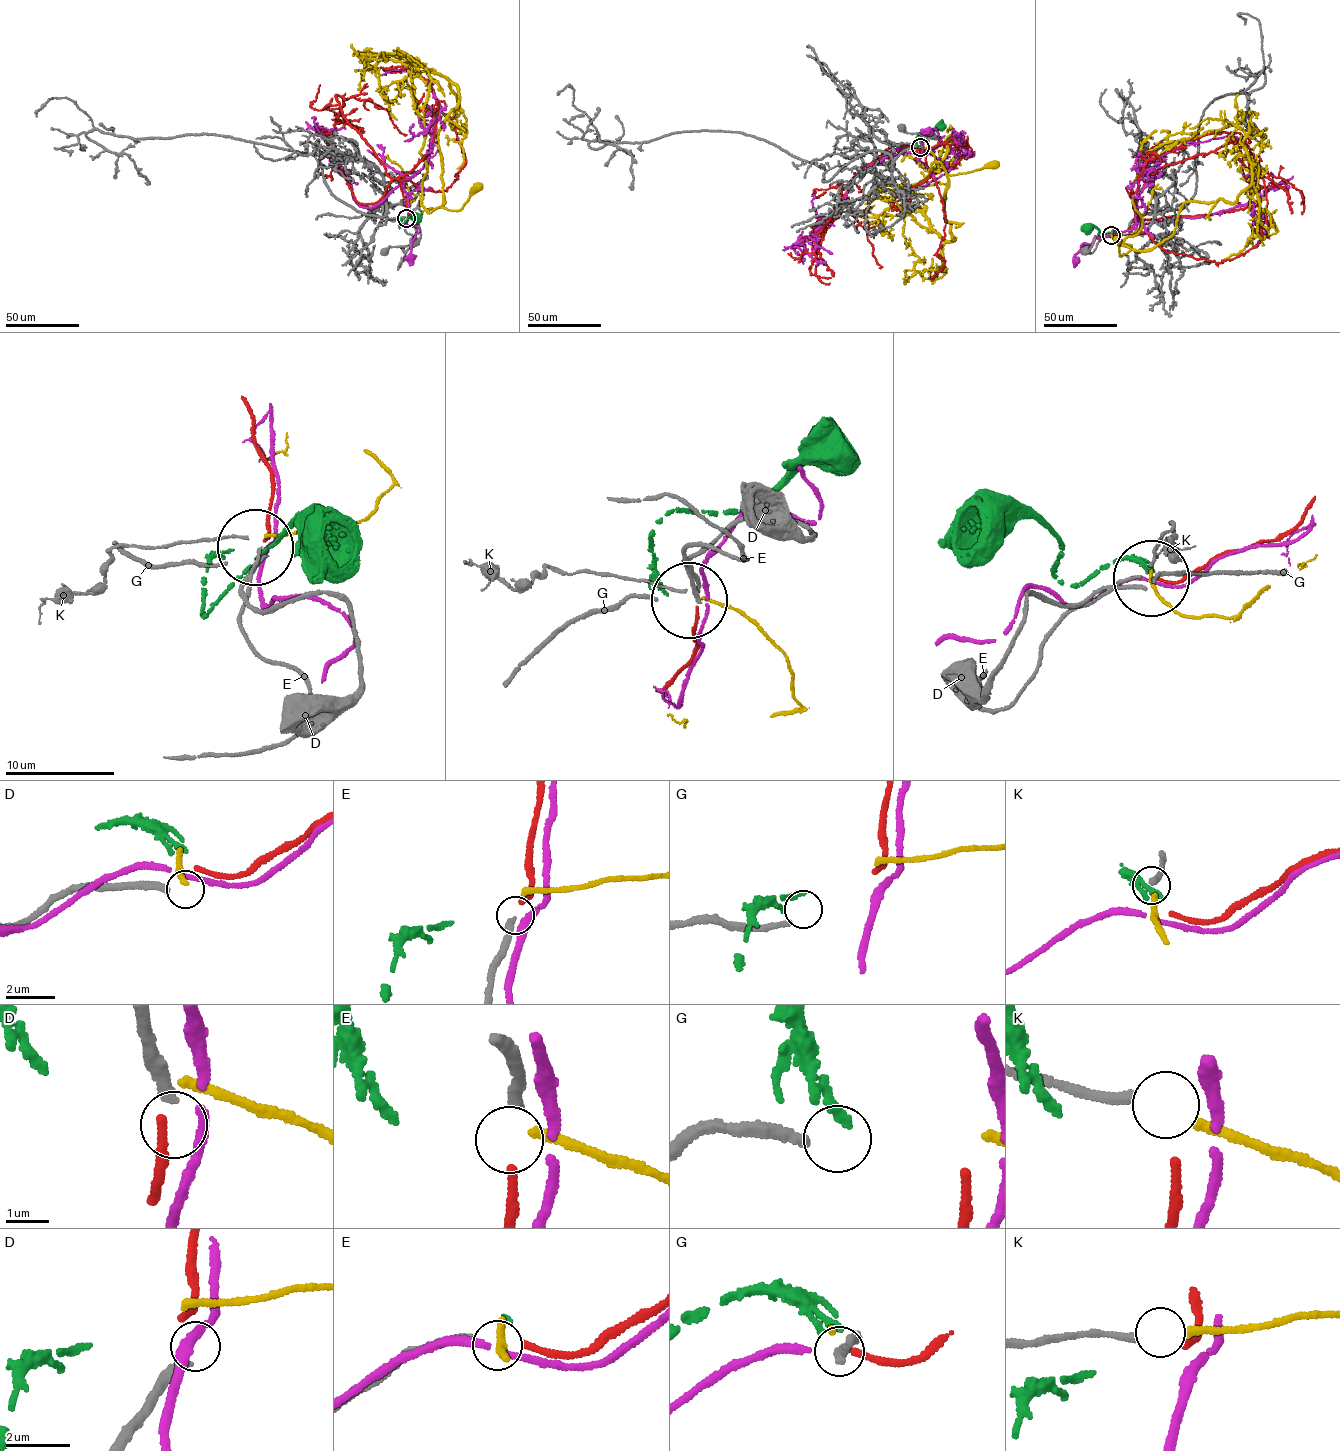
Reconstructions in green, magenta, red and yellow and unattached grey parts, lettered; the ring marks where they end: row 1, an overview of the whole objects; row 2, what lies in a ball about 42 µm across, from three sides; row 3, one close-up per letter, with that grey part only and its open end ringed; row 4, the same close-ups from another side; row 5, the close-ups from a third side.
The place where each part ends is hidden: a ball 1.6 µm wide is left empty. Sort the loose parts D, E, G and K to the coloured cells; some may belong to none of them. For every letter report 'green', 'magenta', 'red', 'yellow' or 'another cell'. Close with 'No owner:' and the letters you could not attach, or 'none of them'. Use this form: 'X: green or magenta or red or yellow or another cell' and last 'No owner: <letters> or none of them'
D: another cell
E: red
G: green
K: yellow
No owner: D

